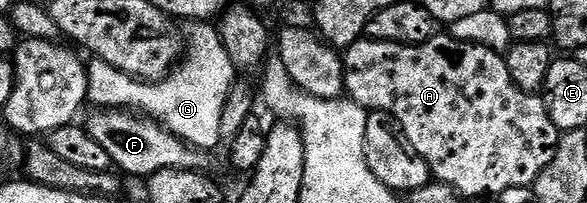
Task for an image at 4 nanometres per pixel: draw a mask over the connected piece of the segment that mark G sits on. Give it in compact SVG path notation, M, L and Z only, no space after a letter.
M207 22L196 23L192 27L195 29L191 32L187 65L180 72L172 71L154 82L144 82L101 59L92 59L87 70L88 101L101 108L138 110L158 120L168 132L180 136L194 148L215 150L220 147L221 110L225 110L225 102L237 83L237 69L226 53L220 33L211 27Z

